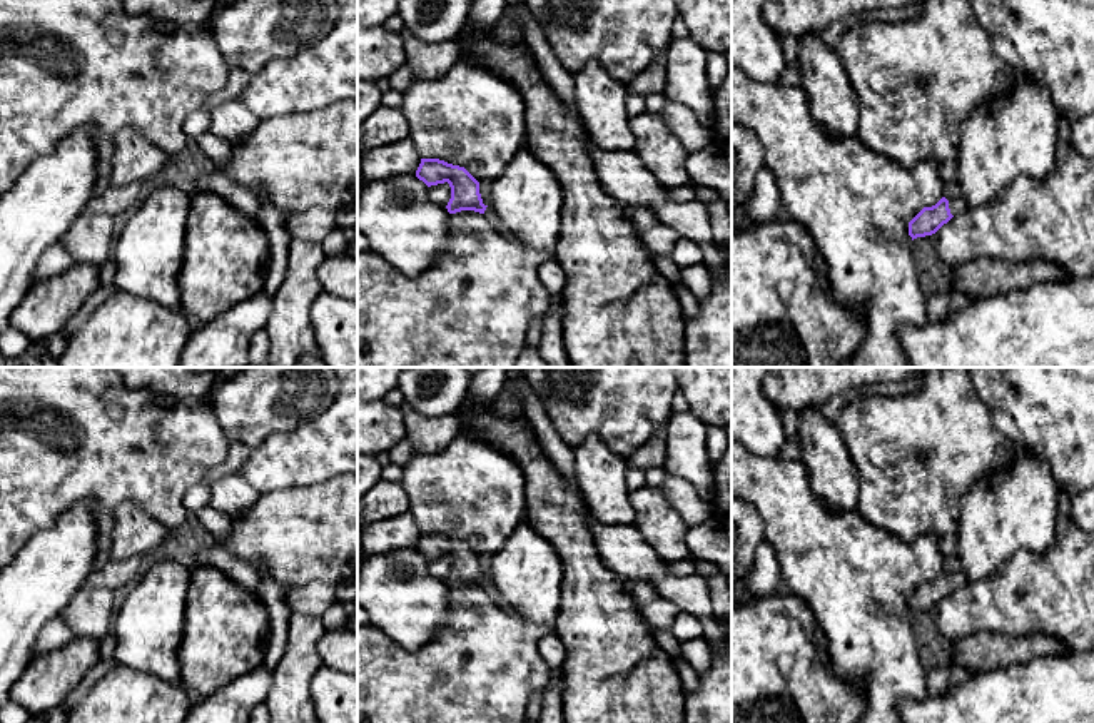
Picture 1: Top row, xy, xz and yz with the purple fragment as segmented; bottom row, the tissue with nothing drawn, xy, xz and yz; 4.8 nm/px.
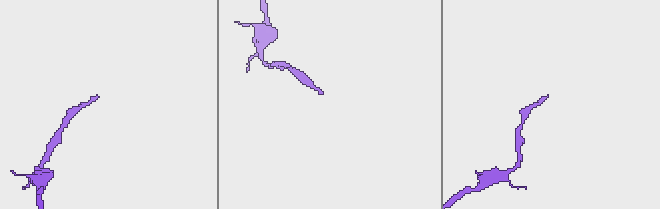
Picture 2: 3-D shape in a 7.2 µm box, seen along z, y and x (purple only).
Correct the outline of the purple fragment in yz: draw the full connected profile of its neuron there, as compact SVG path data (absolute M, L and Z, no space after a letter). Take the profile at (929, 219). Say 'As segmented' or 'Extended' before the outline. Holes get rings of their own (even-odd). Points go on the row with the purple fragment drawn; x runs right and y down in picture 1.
Extended. M942 197L935 205L924 207L910 222L909 235L914 239L935 234L954 215L964 212L967 204L962 197L947 200Z

